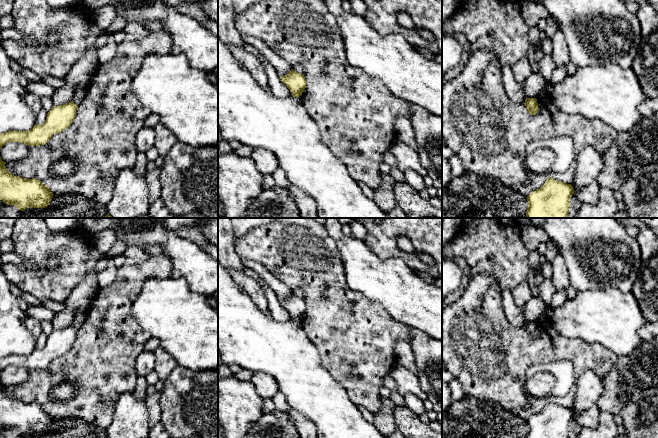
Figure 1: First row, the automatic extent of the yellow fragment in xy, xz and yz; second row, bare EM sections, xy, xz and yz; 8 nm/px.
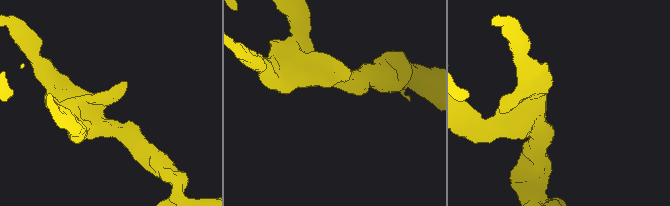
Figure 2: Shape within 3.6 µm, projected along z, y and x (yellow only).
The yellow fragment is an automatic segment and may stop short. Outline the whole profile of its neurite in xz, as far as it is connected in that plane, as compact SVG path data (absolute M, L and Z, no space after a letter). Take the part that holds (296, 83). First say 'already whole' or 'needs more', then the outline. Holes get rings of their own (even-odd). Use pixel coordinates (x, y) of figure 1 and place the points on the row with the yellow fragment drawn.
already whole; M291 69L287 75L280 77L280 79L290 90L293 97L301 96L306 88L306 79L304 75L293 69Z

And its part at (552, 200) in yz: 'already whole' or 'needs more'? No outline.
already whole

